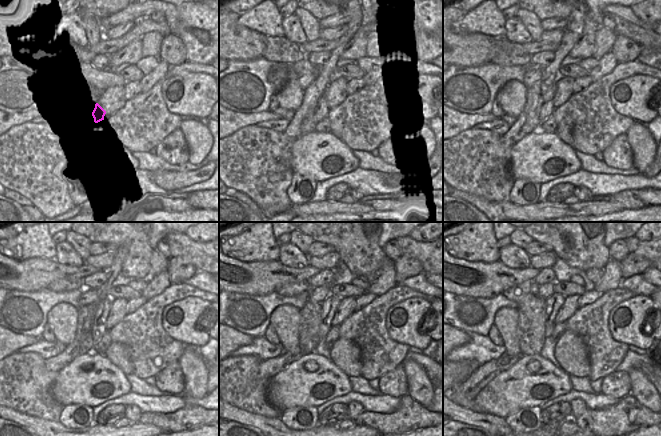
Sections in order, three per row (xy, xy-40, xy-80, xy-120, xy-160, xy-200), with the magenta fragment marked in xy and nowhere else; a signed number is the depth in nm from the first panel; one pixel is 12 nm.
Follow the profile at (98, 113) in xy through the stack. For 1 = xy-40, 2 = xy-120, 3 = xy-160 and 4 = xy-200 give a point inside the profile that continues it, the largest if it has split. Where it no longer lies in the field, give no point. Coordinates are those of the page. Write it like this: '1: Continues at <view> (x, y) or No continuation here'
1: Continues at xy-40 (322, 110)
2: Continues at xy-120 (98, 329)
3: Continues at xy-160 (329, 305)
4: Continues at xy-200 (553, 304).

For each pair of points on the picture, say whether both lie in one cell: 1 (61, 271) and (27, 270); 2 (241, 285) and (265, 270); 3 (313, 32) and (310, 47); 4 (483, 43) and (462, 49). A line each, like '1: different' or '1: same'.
1: same
2: same
3: different
4: same

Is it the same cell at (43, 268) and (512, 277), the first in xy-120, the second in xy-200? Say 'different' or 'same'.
same

